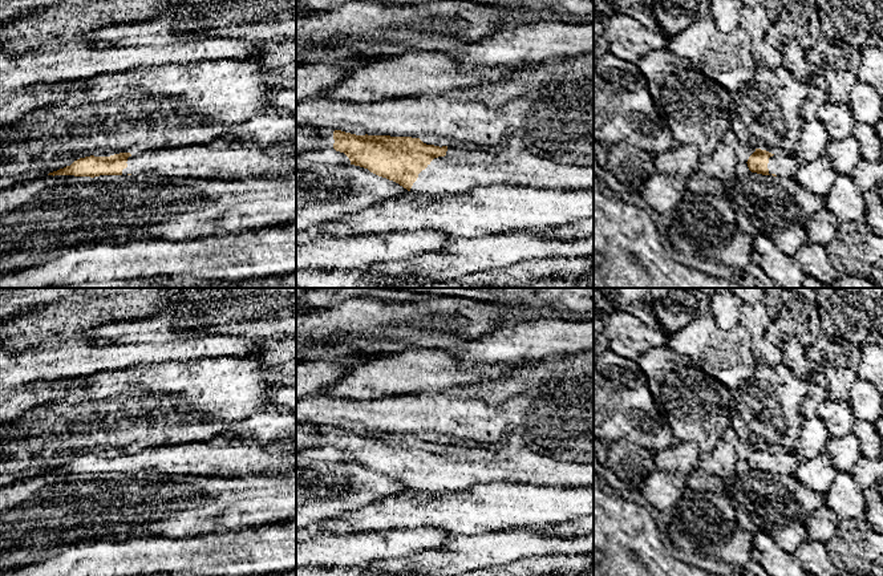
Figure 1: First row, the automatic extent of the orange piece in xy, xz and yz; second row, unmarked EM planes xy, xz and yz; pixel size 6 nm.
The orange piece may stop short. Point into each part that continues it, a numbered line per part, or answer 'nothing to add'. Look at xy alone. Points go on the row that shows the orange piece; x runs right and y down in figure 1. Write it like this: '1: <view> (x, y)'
1: xy (202, 161)

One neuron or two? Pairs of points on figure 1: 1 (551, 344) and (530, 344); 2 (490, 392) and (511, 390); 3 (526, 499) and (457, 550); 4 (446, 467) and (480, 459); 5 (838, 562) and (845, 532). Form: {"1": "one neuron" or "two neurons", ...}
{"1": "one neuron", "2": "one neuron", "3": "two neurons", "4": "one neuron", "5": "one neuron"}

